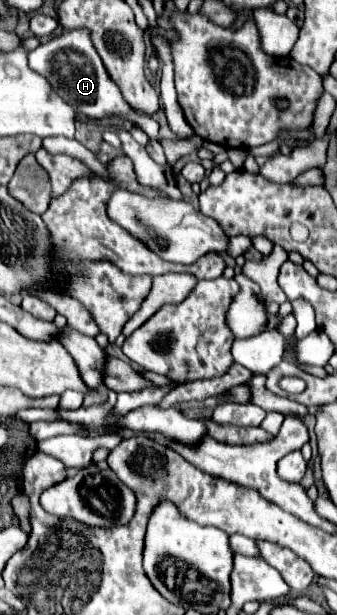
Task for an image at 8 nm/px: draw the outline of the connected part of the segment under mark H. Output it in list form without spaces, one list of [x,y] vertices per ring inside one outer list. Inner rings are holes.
[[[72,30],[62,32],[60,36],[54,36],[50,42],[40,44],[36,50],[28,54],[28,64],[34,72],[46,76],[52,84],[52,88],[70,102],[80,114],[86,114],[90,118],[104,118],[104,116],[120,115],[127,123],[135,122],[148,135],[154,139],[159,134],[160,125],[152,117],[136,114],[130,110],[126,100],[122,98],[118,86],[108,76],[102,60],[94,52],[94,46],[90,42],[90,34],[86,30]]]

